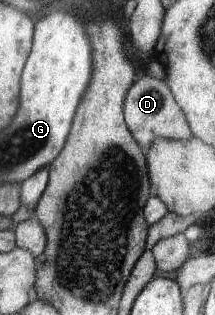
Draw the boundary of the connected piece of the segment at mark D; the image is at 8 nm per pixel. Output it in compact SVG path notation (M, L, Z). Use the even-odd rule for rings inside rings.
M142 73L139 80L134 82L126 94L125 119L127 126L130 127L134 137L141 146L144 146L144 149L149 148L151 142L159 137L189 140L194 136L190 129L189 120L186 118L186 113L178 105L170 85L167 84L165 79L157 80L147 73Z

